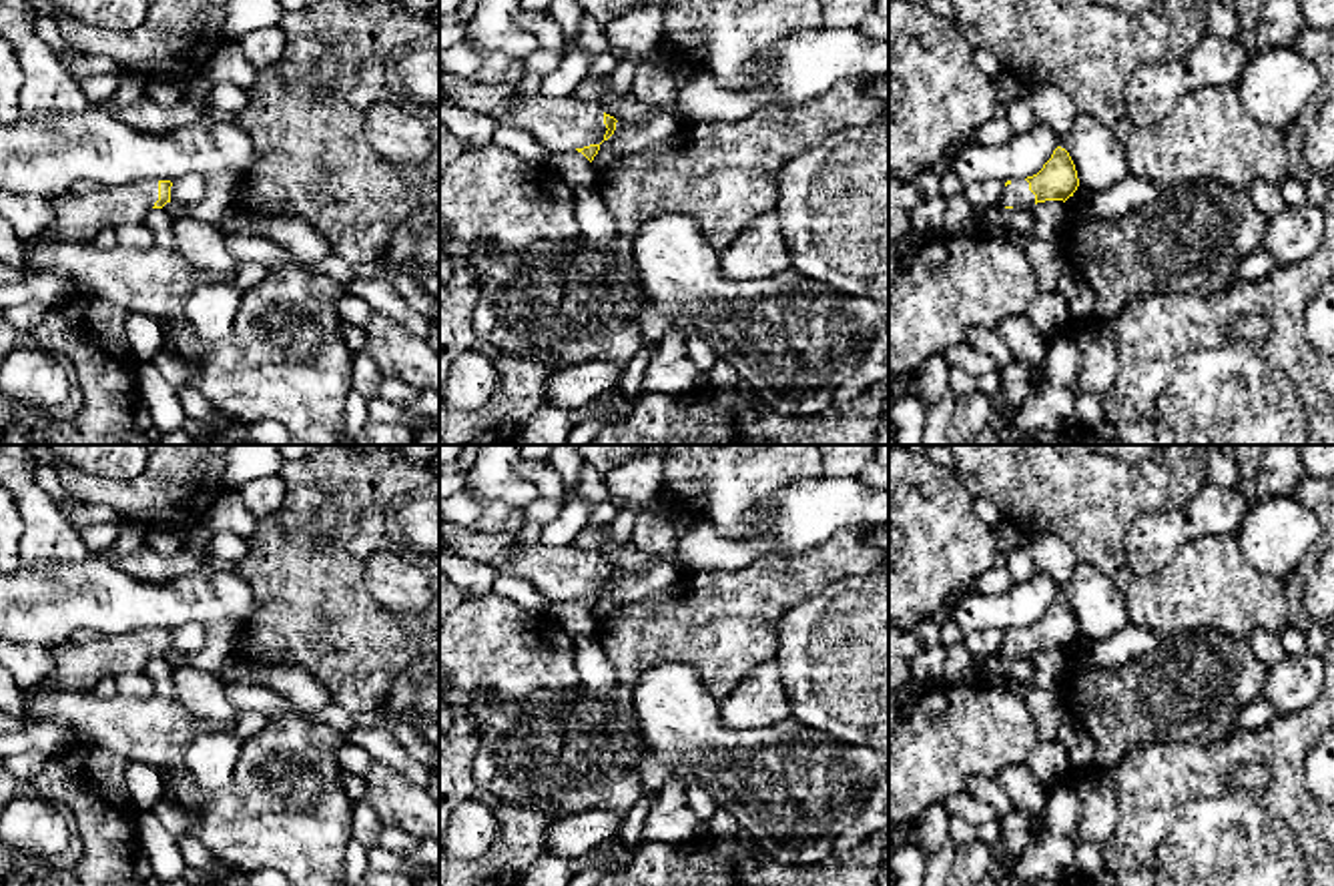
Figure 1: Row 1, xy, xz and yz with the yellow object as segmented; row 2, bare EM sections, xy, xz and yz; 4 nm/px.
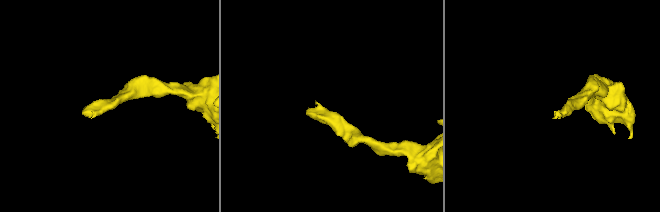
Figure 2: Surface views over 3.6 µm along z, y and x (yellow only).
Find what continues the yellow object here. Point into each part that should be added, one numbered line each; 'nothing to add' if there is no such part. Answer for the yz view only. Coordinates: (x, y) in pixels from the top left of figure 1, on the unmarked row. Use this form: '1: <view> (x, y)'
1: yz (1018, 644)

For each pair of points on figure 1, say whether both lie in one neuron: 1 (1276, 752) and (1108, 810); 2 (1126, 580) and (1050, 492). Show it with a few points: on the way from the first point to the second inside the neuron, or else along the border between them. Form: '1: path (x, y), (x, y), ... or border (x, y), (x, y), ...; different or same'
1: border (1104, 768), (1118, 802), (1118, 822), (1100, 842); different
2: path (1110, 558), (1102, 544), (1072, 514); same

